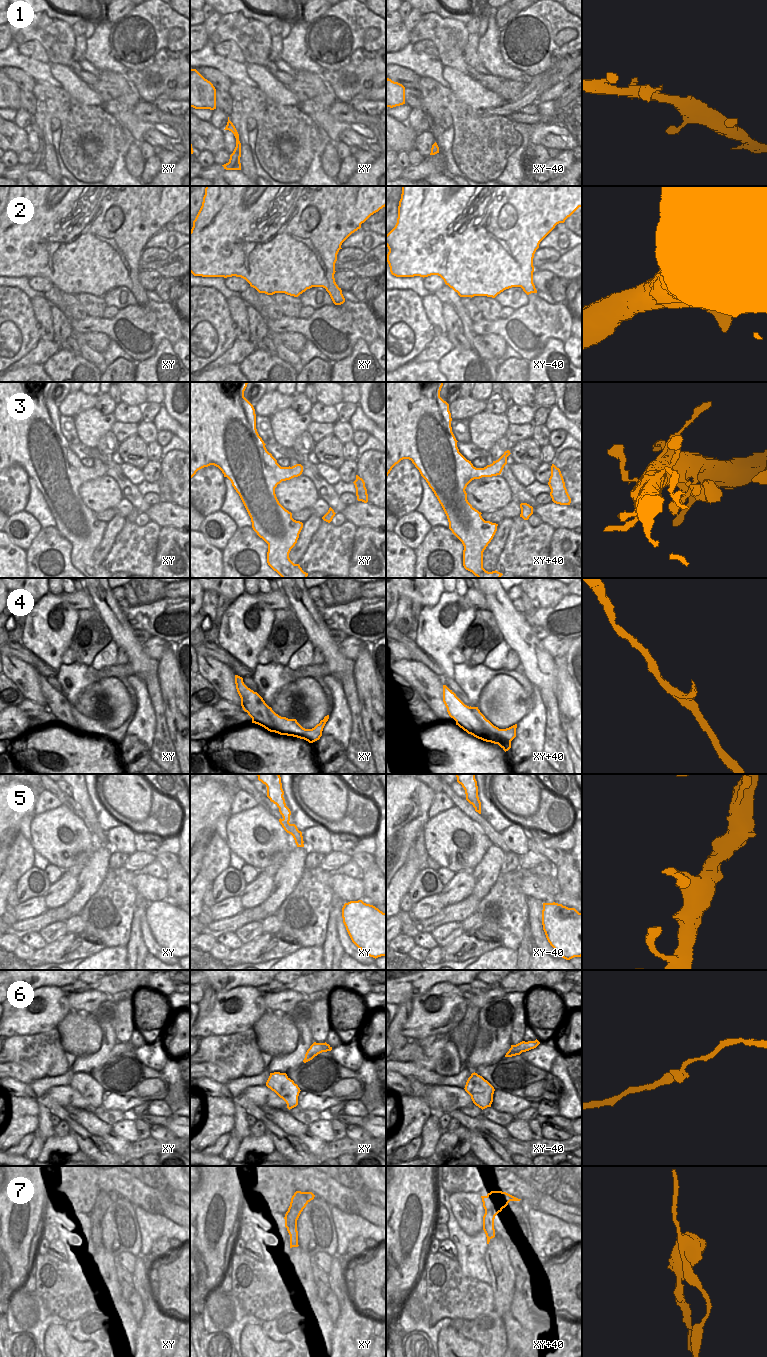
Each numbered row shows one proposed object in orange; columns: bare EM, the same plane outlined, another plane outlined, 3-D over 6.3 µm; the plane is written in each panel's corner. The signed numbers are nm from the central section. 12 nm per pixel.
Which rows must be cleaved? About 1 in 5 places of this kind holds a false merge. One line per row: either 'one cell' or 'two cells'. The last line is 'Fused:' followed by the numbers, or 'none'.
1: one cell
2: one cell
3: one cell
4: two cells
5: one cell
6: one cell
7: two cells
Fused: 4, 7

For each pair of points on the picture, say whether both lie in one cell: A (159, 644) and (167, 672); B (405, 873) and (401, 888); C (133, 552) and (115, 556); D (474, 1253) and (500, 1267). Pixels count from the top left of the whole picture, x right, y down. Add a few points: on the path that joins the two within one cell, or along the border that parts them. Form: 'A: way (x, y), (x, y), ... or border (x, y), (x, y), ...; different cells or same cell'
A: border (172, 645), (169, 645), (164, 650), (159, 660); different cells
B: way (404, 877), (401, 884); same cell
C: way (129, 554), (119, 556); same cell
D: border (487, 1244), (485, 1267), (490, 1277), (490, 1282); different cells

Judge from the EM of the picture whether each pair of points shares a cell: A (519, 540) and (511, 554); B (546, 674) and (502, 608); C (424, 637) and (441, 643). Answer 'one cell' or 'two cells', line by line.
A: one cell
B: one cell
C: one cell

